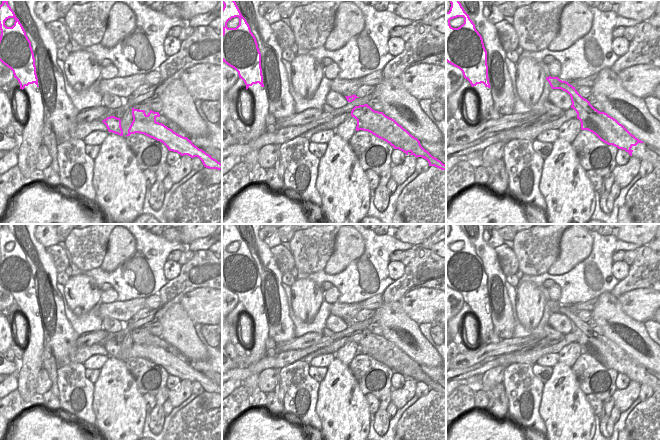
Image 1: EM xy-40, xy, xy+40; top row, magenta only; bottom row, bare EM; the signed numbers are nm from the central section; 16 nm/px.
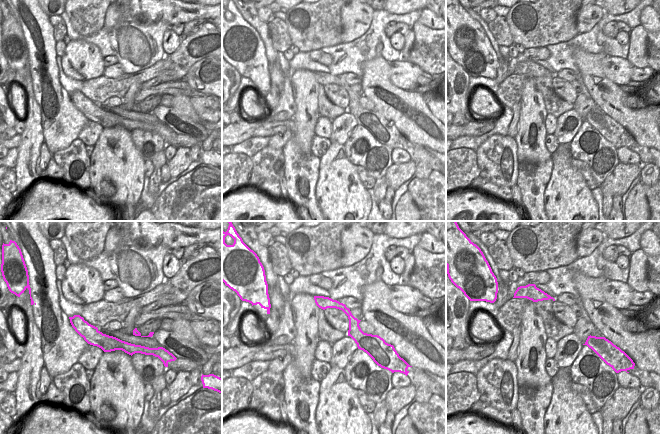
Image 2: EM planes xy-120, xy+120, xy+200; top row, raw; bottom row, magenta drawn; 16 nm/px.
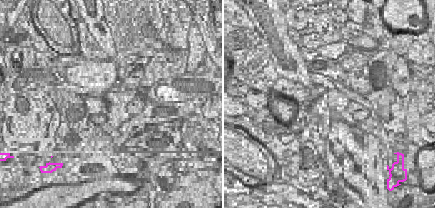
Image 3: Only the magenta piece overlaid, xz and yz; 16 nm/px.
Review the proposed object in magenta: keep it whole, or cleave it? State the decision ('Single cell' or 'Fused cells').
Fused cells

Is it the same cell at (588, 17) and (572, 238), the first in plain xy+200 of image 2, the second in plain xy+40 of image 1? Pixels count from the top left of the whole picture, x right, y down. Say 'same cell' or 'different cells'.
same cell

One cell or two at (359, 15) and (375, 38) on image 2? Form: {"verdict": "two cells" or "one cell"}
{"verdict": "two cells"}

